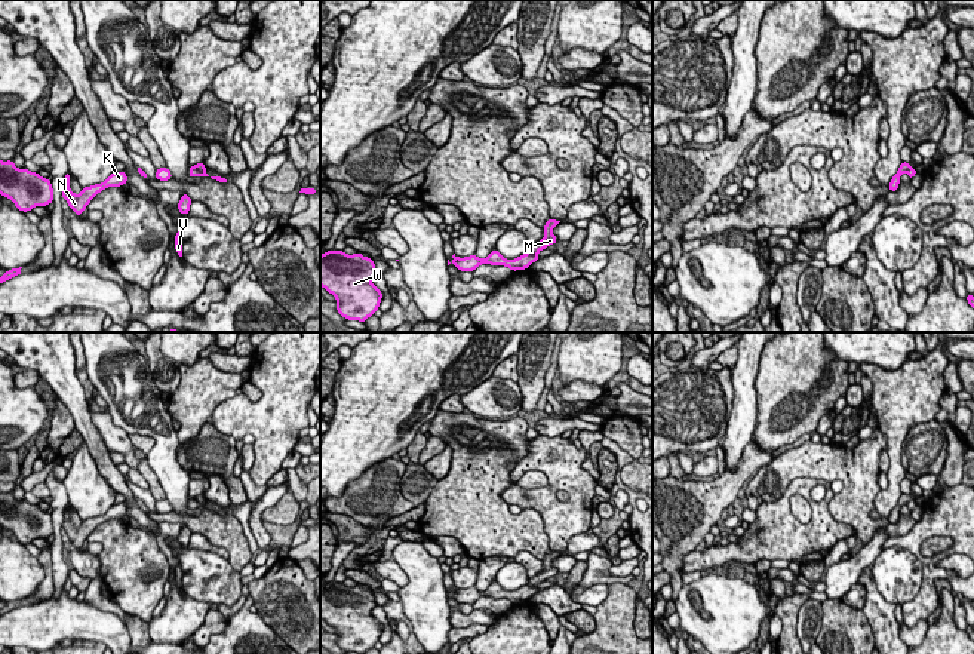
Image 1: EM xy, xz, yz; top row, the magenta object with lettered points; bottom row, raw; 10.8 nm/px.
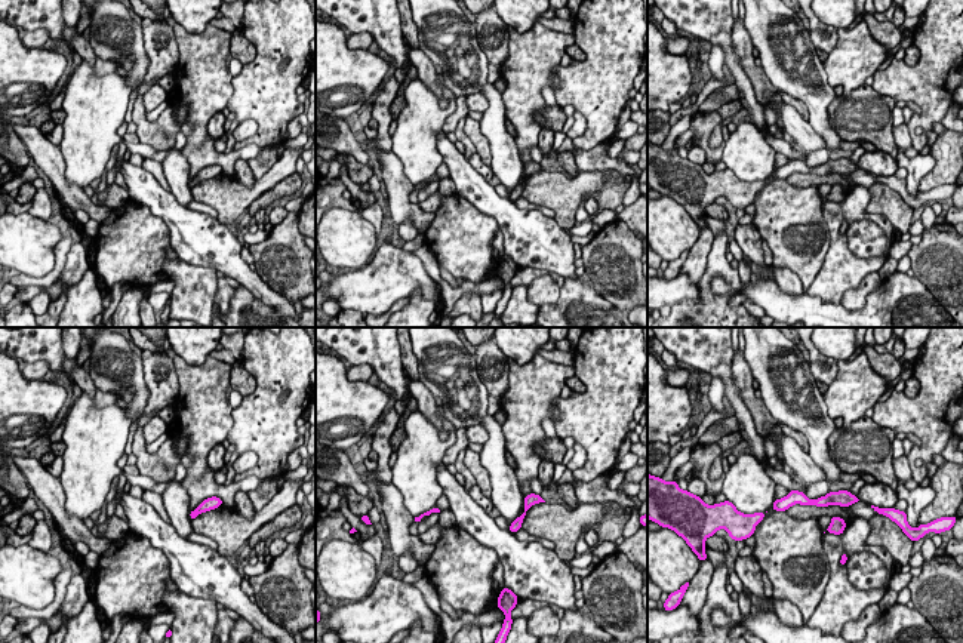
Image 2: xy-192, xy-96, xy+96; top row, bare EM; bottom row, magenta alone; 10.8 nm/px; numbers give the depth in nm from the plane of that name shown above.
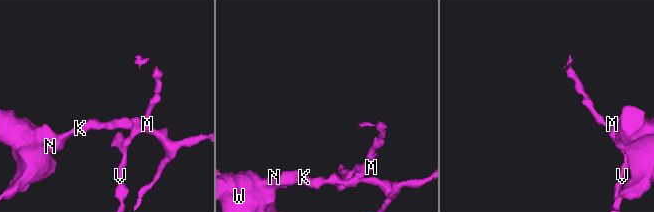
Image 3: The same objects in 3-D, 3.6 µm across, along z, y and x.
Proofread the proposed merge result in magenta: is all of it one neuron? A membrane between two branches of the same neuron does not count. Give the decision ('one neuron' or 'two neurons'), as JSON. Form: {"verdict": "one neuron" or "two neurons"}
{"verdict": "two neurons"}

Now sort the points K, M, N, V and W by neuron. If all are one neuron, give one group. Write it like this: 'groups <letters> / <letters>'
groups K N W / M V

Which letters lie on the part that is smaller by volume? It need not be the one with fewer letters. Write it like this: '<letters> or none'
M, V

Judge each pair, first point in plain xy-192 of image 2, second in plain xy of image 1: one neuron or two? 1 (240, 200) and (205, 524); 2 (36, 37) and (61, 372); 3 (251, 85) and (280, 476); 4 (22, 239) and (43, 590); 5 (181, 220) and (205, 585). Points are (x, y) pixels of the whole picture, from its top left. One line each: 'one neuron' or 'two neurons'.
1: one neuron
2: two neurons
3: two neurons
4: two neurons
5: one neuron

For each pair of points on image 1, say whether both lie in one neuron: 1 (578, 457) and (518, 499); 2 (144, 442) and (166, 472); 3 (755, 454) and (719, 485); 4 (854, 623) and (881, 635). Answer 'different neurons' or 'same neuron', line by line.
1: same neuron
2: different neurons
3: same neuron
4: different neurons

